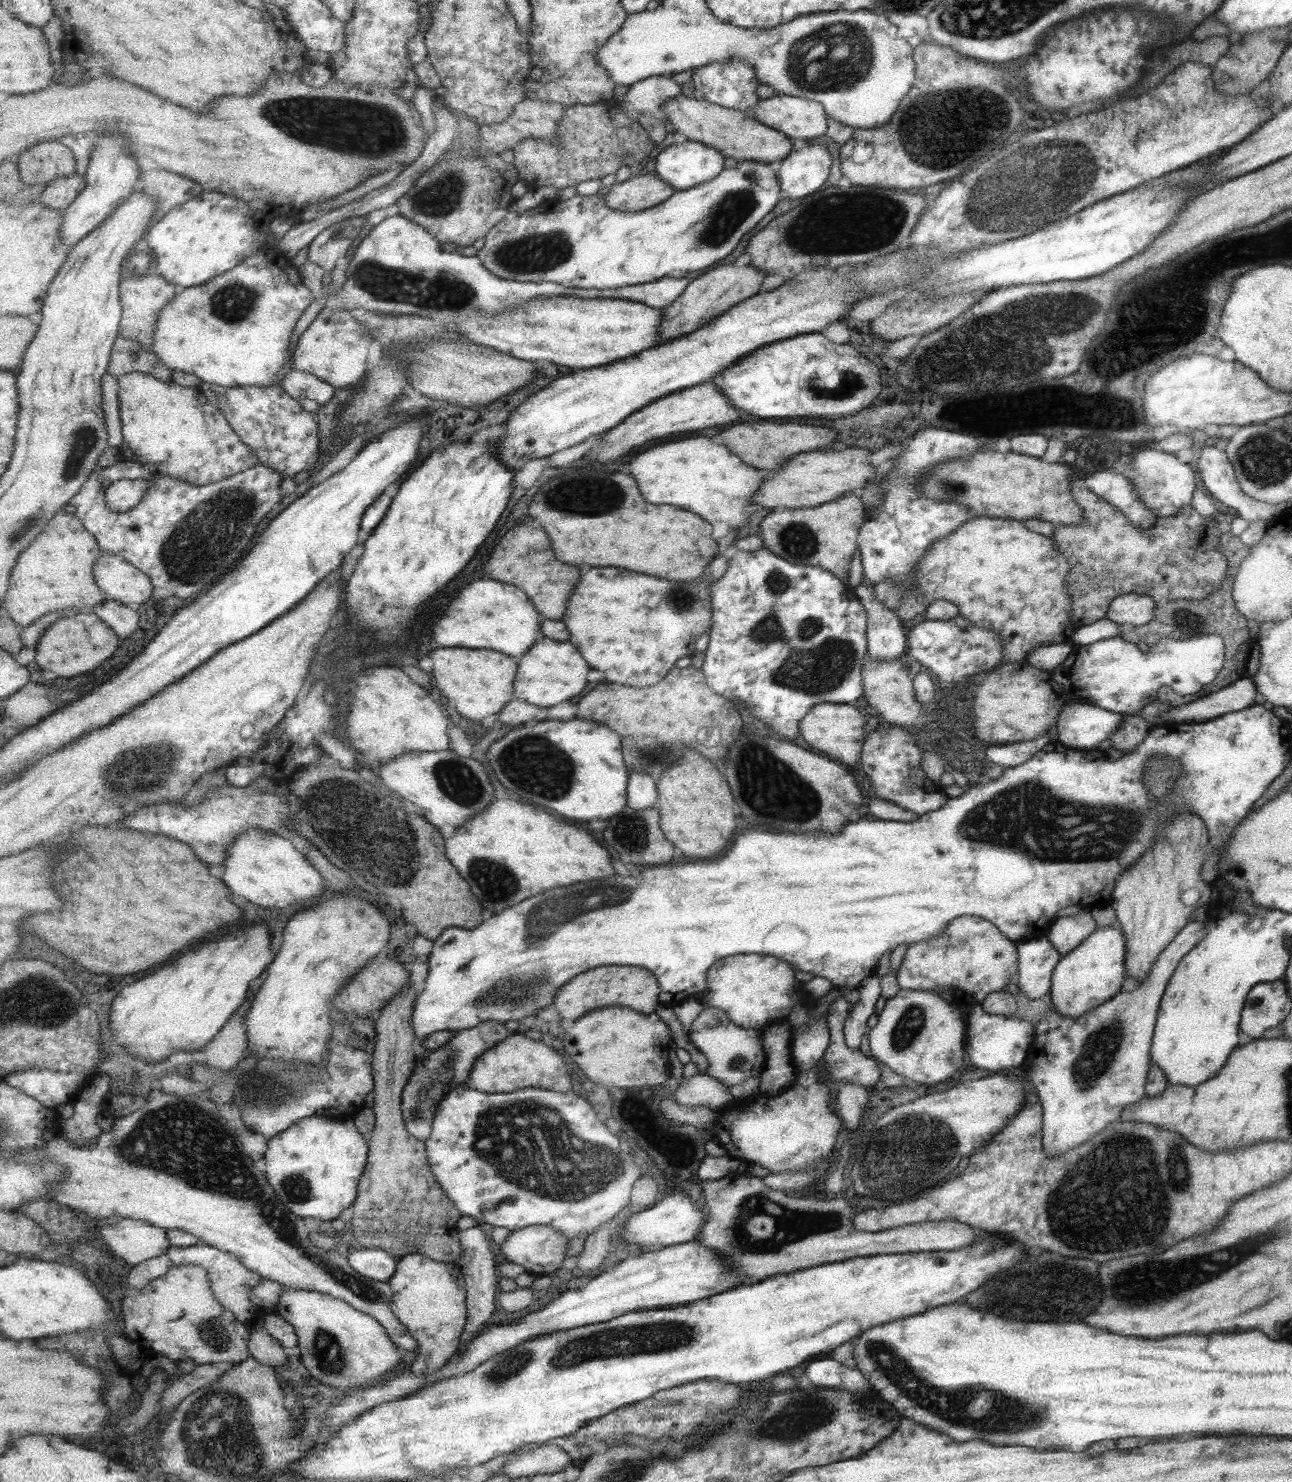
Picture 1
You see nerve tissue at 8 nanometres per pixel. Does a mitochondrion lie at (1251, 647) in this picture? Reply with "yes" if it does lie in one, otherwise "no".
no

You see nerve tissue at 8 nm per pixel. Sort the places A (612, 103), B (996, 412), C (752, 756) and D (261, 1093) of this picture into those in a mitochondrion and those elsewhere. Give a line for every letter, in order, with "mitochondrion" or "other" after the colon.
A: other
B: other
C: mitochondrion
D: mitochondrion

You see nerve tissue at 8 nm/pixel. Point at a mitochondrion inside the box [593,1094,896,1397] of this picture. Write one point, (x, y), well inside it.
(789, 1227)

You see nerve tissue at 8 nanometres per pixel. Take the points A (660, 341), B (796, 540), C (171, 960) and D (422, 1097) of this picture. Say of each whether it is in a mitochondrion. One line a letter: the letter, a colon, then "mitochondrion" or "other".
A: other
B: mitochondrion
C: other
D: mitochondrion

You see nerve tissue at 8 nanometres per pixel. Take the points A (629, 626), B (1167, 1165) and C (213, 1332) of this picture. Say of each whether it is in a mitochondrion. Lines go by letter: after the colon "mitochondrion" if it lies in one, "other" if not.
A: other
B: mitochondrion
C: mitochondrion

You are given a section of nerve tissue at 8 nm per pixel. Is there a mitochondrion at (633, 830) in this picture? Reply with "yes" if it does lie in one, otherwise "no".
yes

